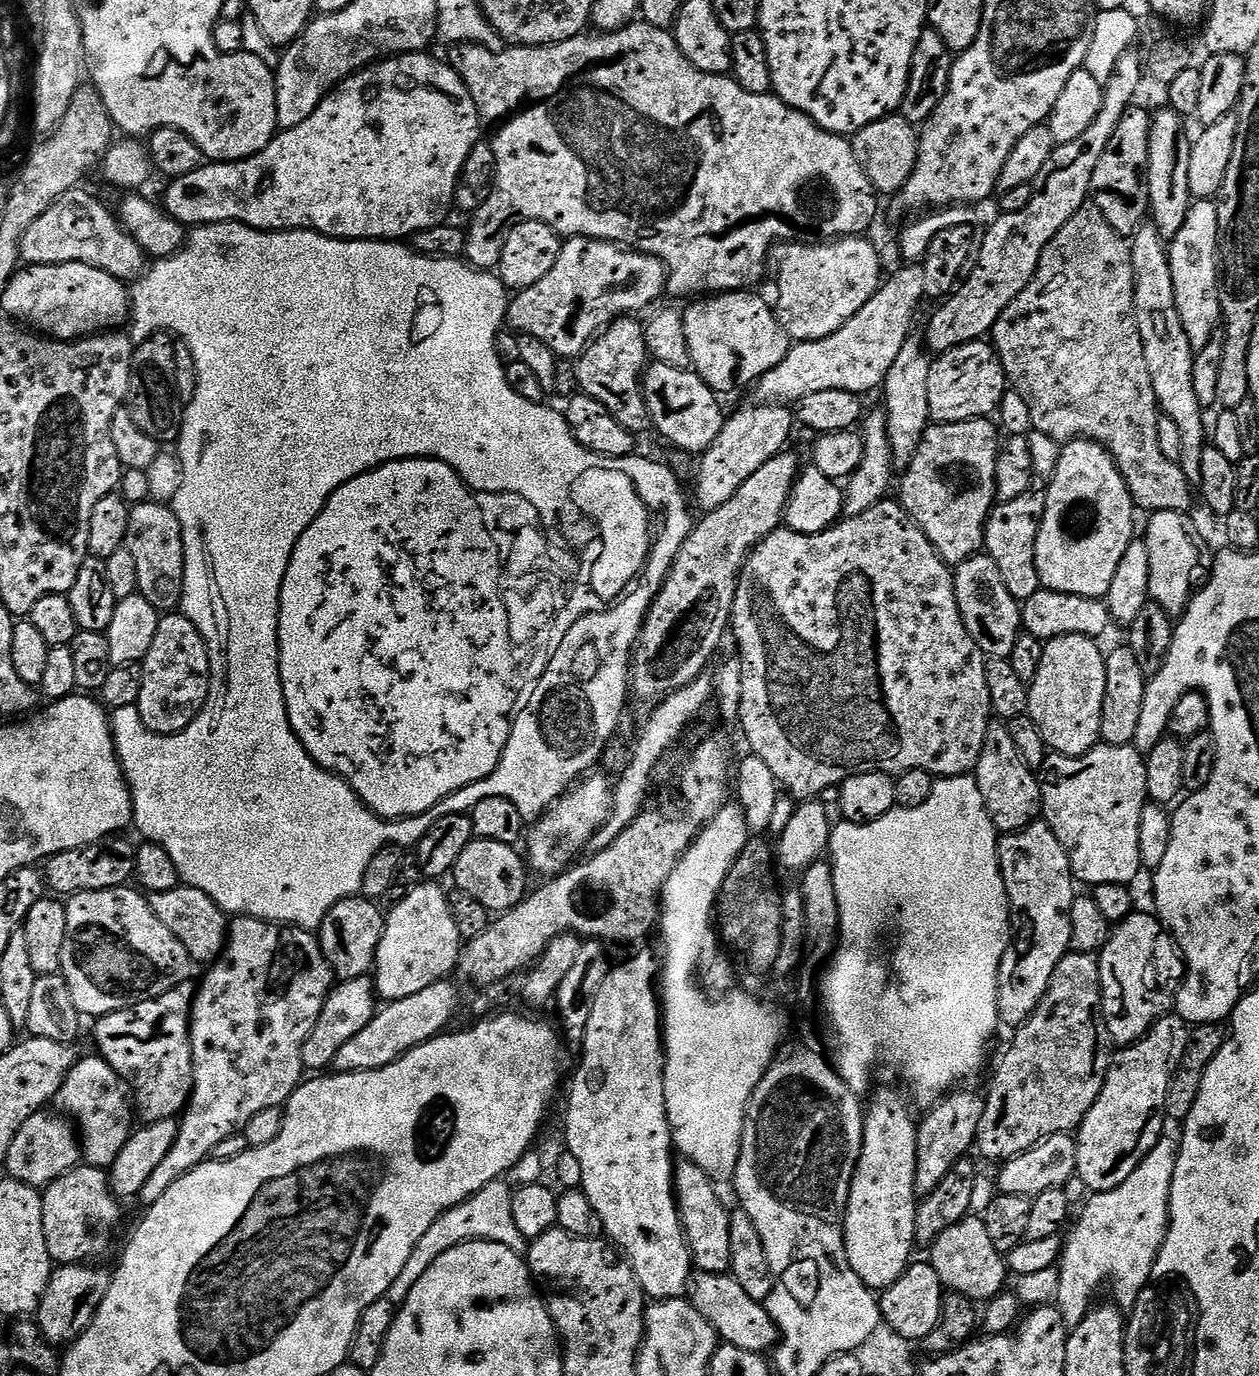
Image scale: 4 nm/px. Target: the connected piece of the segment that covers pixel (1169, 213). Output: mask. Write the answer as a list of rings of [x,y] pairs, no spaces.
[[[1164,106],[1160,113],[1152,116],[1151,136],[1148,139],[1148,206],[1151,221],[1163,234],[1165,241],[1172,241],[1182,230],[1186,214],[1194,203],[1190,190],[1190,160],[1193,137],[1184,129],[1185,117],[1179,116],[1171,106]]]

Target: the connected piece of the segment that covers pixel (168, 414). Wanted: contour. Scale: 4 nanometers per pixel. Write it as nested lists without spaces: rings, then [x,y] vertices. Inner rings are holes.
[[[154,332],[150,338],[139,341],[132,354],[132,377],[126,397],[126,407],[134,422],[138,422],[138,430],[150,434],[161,446],[175,445],[180,439],[182,422],[184,421],[185,401],[178,394],[178,378],[176,377],[177,341],[167,332]]]

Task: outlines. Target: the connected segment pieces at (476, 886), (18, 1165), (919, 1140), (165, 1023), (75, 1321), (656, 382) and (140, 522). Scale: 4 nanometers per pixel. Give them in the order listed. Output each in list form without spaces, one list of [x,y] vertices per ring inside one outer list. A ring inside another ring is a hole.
[[[474,838],[470,846],[462,850],[458,862],[454,862],[452,867],[450,876],[451,879],[456,879],[455,887],[470,894],[470,898],[482,902],[482,906],[488,909],[489,913],[508,912],[524,899],[530,888],[528,885],[530,872],[526,867],[525,857],[521,853],[519,856],[516,851],[511,844]]]
[[[48,1110],[35,1112],[18,1130],[18,1134],[14,1134],[14,1142],[10,1142],[6,1161],[7,1175],[11,1179],[31,1184],[40,1190],[81,1163],[82,1145],[73,1125],[63,1115],[55,1115],[51,1116]]]
[[[956,1090],[951,1094],[945,1095],[943,1098],[937,1099],[931,1105],[932,1108],[928,1112],[925,1120],[919,1121],[916,1130],[916,1195],[923,1198],[929,1196],[934,1190],[934,1186],[938,1186],[938,1182],[942,1182],[942,1178],[946,1178],[946,1174],[950,1174],[950,1170],[959,1160],[965,1159],[973,1151],[976,1135],[978,1134],[978,1122],[984,1113],[984,1096],[976,1092],[960,1092],[964,1090]]]
[[[187,980],[158,998],[143,1000],[135,1010],[112,1012],[95,1021],[95,1051],[135,1093],[134,1108],[144,1124],[179,1117],[187,1109],[192,1091],[190,1021],[196,990],[197,985]]]
[[[87,1263],[61,1264],[55,1269],[36,1308],[34,1319],[44,1339],[53,1346],[67,1346],[90,1326],[92,1314],[110,1290],[111,1275],[95,1272]]]
[[[653,363],[644,373],[644,404],[653,429],[660,431],[664,440],[669,440],[684,452],[703,454],[718,438],[726,419],[726,412],[720,409],[717,393],[695,370],[675,368]]]
[[[167,503],[133,504],[126,546],[138,565],[138,594],[161,614],[172,614],[184,597],[184,539],[182,526]]]

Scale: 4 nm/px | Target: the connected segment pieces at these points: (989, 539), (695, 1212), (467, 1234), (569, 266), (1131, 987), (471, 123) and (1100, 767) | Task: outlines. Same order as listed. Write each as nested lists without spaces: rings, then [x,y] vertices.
[[[1033,490],[1014,498],[1014,502],[997,503],[984,526],[984,548],[998,566],[1006,590],[1018,602],[1026,601],[1030,594],[1040,591],[1042,585],[1036,569],[1036,539],[1046,510],[1046,495]]]
[[[685,1158],[675,1165],[674,1183],[676,1206],[680,1210],[680,1221],[692,1252],[693,1265],[700,1272],[727,1273],[730,1269],[730,1212],[724,1209],[716,1193],[717,1185],[694,1162]]]
[[[501,1178],[482,1186],[482,1190],[478,1190],[458,1206],[443,1212],[434,1222],[434,1226],[430,1226],[430,1230],[422,1234],[418,1246],[410,1250],[410,1259],[406,1262],[406,1266],[402,1266],[398,1278],[394,1278],[394,1286],[390,1286],[387,1300],[397,1306],[403,1304],[410,1290],[418,1286],[418,1278],[422,1278],[422,1274],[426,1274],[426,1270],[430,1270],[430,1266],[434,1266],[434,1262],[438,1262],[438,1258],[446,1254],[446,1250],[454,1250],[454,1246],[459,1244],[468,1244],[472,1240],[489,1240],[515,1252],[527,1253],[530,1240],[522,1234],[522,1230],[518,1230],[518,1222],[514,1222],[513,1195],[513,1185],[507,1179]]]
[[[574,236],[563,241],[560,253],[558,254],[558,262],[554,262],[554,267],[550,269],[550,274],[545,274],[539,282],[534,282],[534,286],[530,286],[526,290],[516,292],[508,301],[508,315],[506,317],[507,327],[513,328],[516,334],[525,336],[533,336],[538,338],[538,342],[546,342],[546,346],[550,346],[550,350],[557,358],[579,358],[584,349],[600,335],[602,329],[611,324],[613,320],[622,316],[632,316],[640,314],[643,308],[651,309],[656,299],[661,295],[665,295],[668,286],[668,269],[664,267],[663,262],[657,256],[648,256],[645,252],[637,252],[631,248],[626,248],[618,244],[612,244],[608,240],[591,240],[585,236]]]
[[[1140,910],[1133,911],[1132,915],[1113,927],[1112,936],[1098,953],[1100,993],[1102,994],[1100,1011],[1104,1014],[1105,1029],[1113,1045],[1116,1046],[1135,1044],[1152,1029],[1156,1021],[1169,1015],[1175,1009],[1176,991],[1186,975],[1184,957],[1180,955],[1179,947],[1172,939],[1171,932],[1155,915],[1152,916],[1147,916]]]
[[[424,52],[396,54],[379,62],[373,62],[359,72],[352,73],[347,80],[341,80],[327,98],[302,122],[293,128],[277,131],[267,146],[258,154],[248,156],[244,160],[227,162],[208,162],[194,174],[186,174],[182,178],[171,181],[164,192],[162,207],[169,216],[173,216],[179,224],[199,226],[201,224],[245,224],[251,228],[260,228],[264,232],[287,232],[294,228],[309,228],[321,236],[330,236],[334,240],[394,240],[403,241],[416,233],[433,228],[436,224],[445,223],[449,219],[448,211],[453,211],[456,202],[456,186],[460,183],[460,172],[464,169],[470,150],[481,139],[482,121],[480,111],[476,109],[470,90],[462,82],[451,63],[435,60]]]
[[[1103,742],[1081,756],[1049,754],[1044,760],[1040,776],[1040,789],[1044,799],[1042,816],[1054,830],[1058,842],[1062,842],[1070,858],[1073,877],[1081,885],[1131,885],[1132,879],[1142,872],[1138,850],[1138,826],[1142,822],[1142,810],[1148,800],[1148,779],[1144,761],[1145,757],[1132,744],[1110,746]]]

